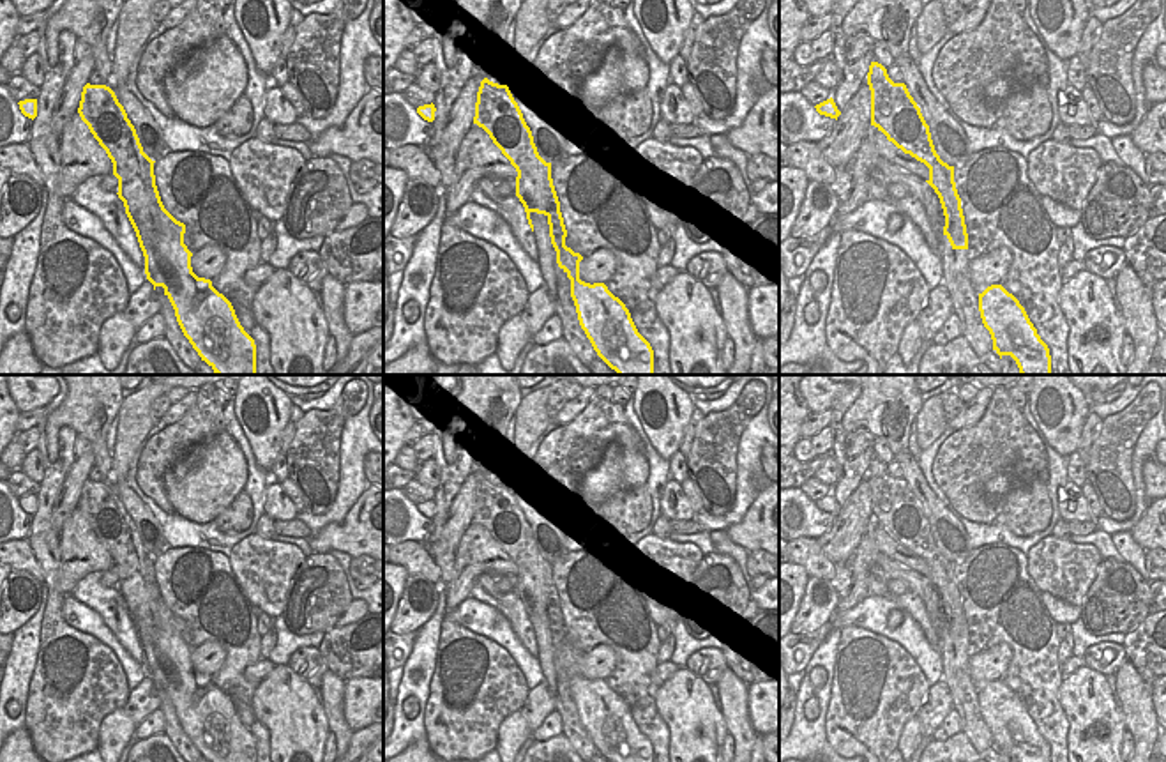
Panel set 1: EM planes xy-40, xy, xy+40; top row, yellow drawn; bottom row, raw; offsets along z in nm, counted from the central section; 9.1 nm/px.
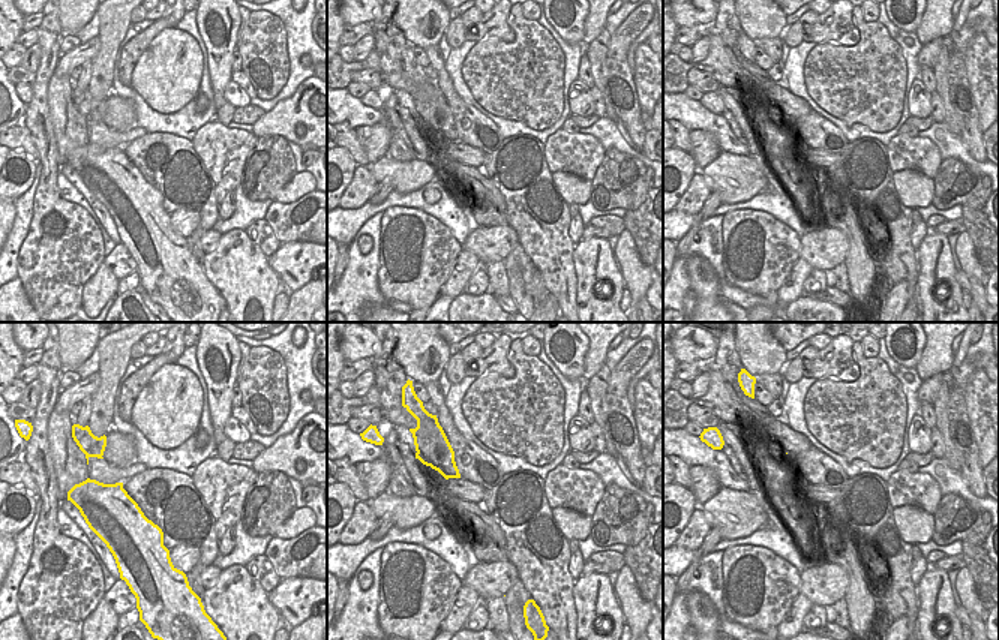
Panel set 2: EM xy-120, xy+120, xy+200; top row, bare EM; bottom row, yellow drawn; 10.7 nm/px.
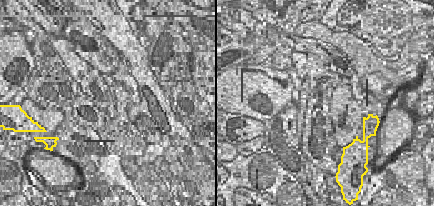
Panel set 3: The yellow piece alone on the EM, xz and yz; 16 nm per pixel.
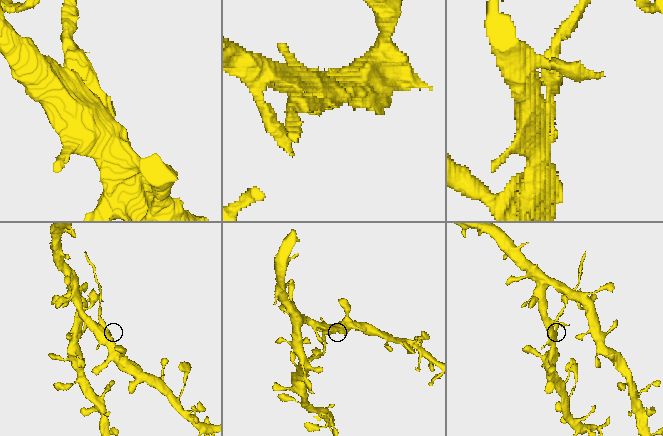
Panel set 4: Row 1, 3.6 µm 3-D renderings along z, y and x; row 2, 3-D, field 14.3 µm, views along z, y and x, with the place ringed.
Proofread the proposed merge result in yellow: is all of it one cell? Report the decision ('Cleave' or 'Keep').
Cleave.

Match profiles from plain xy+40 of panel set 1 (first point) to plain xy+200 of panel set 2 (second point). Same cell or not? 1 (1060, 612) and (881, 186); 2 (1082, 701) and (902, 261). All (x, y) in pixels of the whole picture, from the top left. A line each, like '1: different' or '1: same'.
1: different
2: different

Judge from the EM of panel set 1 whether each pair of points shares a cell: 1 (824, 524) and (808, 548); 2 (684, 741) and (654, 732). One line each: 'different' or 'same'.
1: different
2: different

